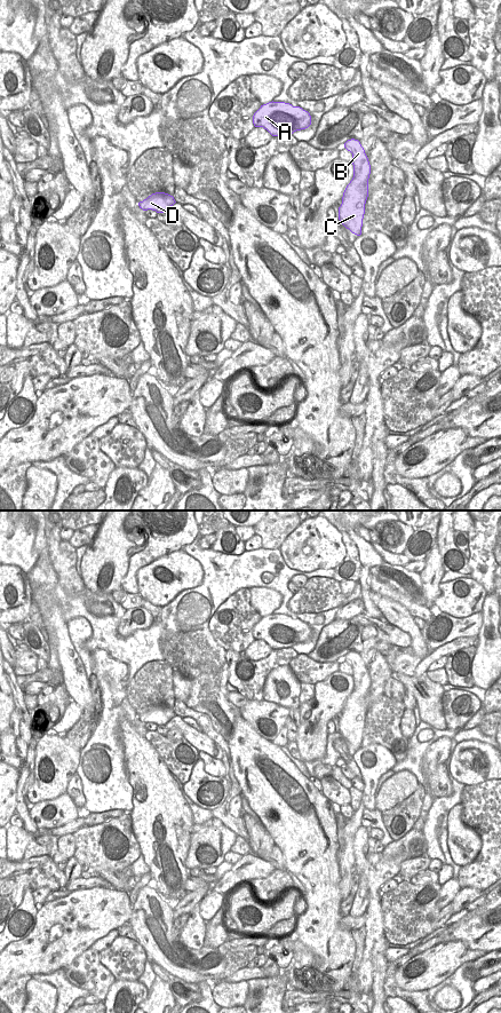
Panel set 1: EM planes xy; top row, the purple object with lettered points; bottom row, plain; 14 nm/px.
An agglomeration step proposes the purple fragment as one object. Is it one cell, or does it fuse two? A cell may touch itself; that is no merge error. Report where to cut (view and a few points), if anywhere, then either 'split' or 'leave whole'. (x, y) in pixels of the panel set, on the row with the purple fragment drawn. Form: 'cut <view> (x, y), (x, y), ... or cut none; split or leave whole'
cut none; leave whole

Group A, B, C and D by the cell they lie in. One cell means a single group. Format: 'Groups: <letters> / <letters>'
Groups: A B C D.

